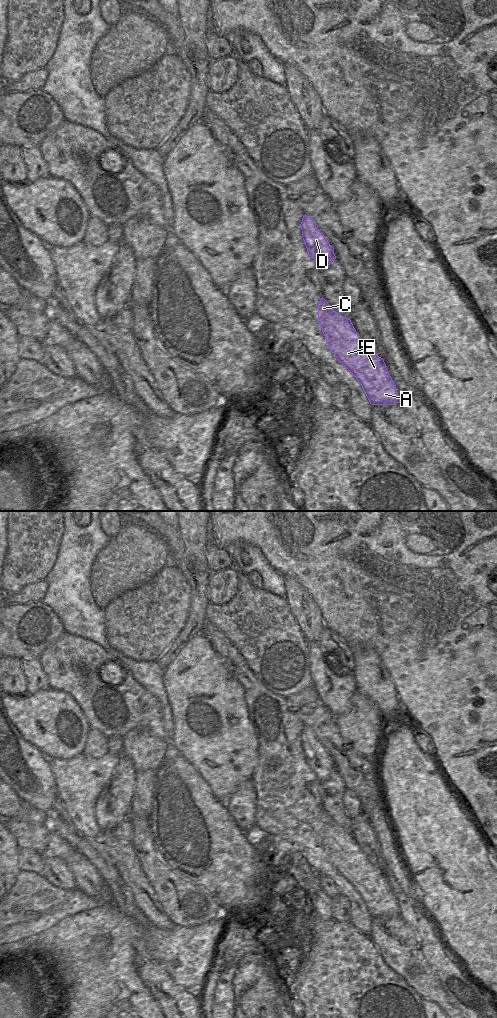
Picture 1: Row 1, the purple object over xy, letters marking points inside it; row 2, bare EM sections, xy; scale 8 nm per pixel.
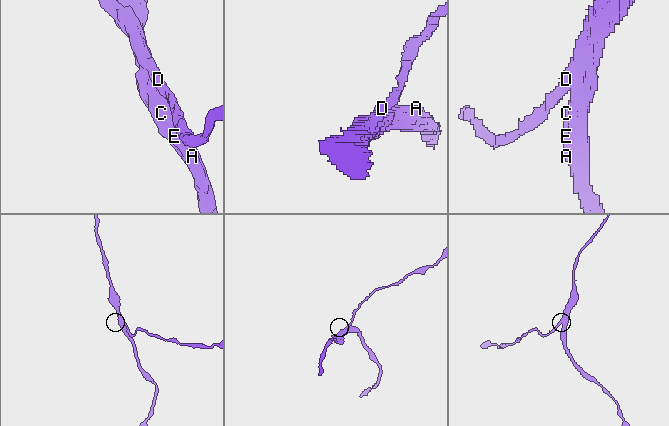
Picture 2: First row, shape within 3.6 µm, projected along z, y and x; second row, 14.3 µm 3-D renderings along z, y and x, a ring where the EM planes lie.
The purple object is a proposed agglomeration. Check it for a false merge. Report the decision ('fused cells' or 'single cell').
fused cells

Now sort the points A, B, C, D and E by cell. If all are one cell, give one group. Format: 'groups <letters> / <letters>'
groups A B C E / D

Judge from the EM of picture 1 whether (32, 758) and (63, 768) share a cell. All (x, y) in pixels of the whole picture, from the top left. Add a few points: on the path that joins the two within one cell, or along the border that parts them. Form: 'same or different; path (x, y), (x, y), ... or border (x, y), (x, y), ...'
different; border (51, 759), (50, 769), (56, 787)

